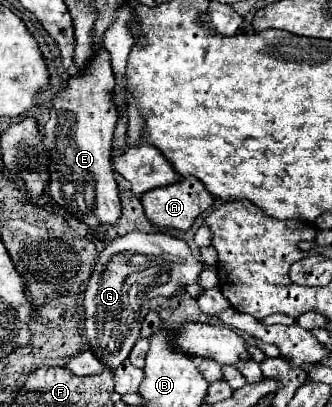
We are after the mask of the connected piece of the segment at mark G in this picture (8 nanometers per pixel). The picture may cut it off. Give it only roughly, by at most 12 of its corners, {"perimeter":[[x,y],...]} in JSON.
{"perimeter":[[166,232],[100,252],[84,292],[90,350],[124,364],[156,294],[204,266]]}

